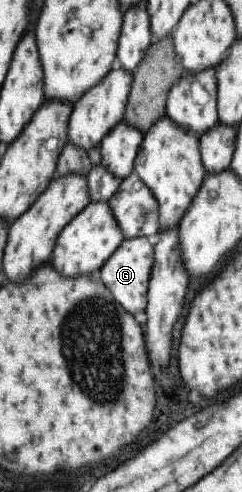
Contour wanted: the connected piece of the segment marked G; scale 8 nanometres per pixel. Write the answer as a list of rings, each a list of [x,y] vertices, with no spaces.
[[[145,236],[124,239],[98,269],[100,280],[127,312],[144,311],[146,291],[153,263],[153,240]]]

